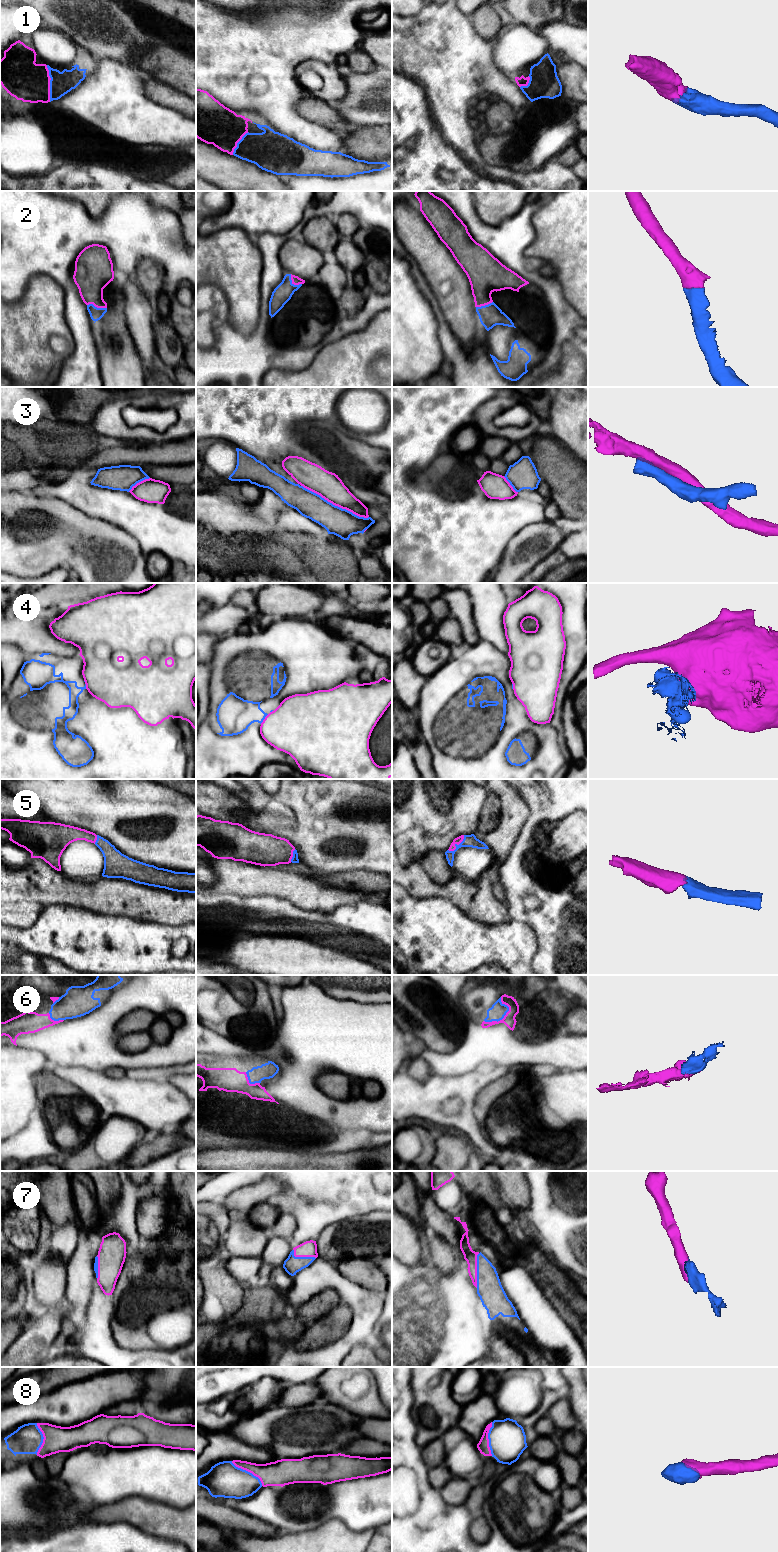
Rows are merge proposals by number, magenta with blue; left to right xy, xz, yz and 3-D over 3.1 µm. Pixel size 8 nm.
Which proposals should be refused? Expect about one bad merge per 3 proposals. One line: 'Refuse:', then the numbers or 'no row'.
Refuse: 3, 4

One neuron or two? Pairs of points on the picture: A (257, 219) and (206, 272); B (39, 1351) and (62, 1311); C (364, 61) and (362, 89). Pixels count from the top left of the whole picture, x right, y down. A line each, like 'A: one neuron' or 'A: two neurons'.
A: two neurons
B: one neuron
C: two neurons

